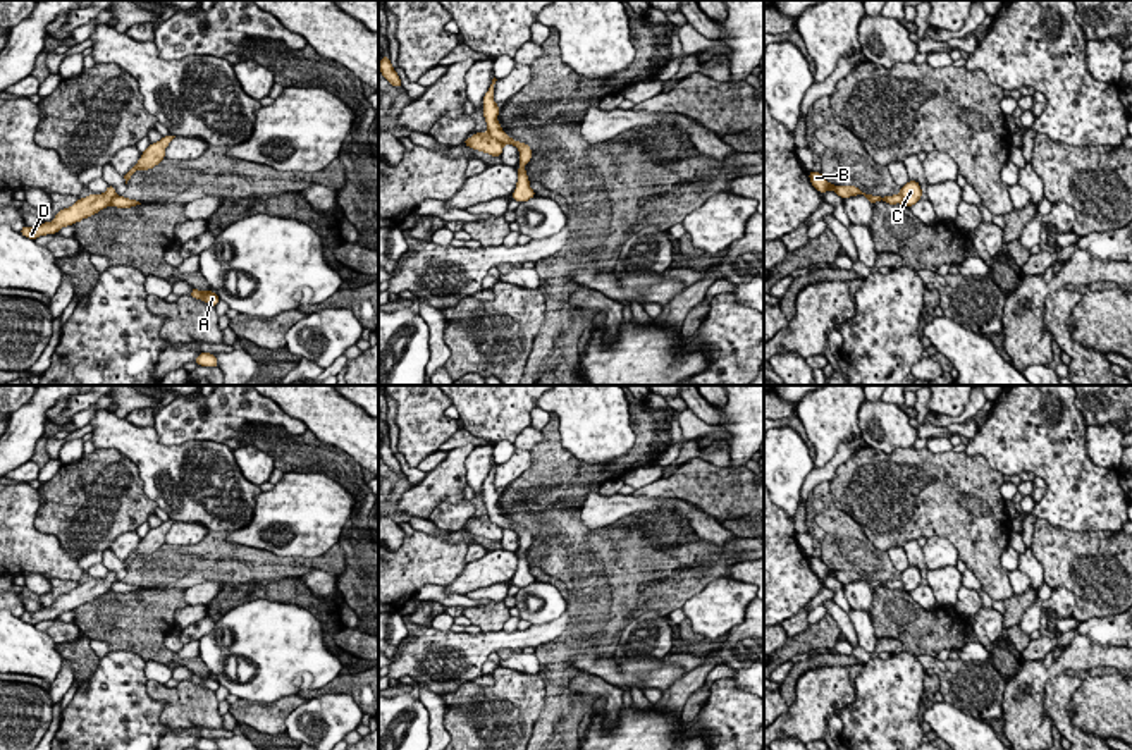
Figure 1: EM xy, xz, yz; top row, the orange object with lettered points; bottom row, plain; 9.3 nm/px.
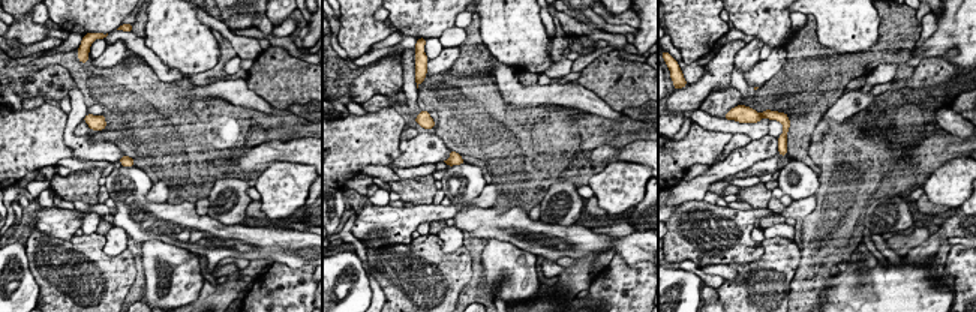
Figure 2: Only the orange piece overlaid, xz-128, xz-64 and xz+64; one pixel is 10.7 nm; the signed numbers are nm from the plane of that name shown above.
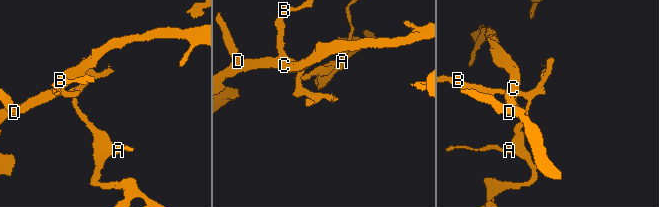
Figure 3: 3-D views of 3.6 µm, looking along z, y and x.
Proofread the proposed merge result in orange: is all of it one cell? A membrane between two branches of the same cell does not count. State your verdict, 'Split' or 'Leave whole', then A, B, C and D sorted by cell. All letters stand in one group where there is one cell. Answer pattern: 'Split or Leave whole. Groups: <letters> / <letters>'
Split. Groups: A B / C D

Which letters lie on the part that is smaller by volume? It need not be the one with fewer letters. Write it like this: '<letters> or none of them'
A, B

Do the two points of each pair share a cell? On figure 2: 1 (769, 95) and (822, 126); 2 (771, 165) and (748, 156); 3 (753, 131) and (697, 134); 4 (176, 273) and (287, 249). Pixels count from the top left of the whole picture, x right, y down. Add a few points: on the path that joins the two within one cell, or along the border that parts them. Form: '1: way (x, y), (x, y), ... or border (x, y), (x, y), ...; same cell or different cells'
1: border (840, 96), (808, 135); different cells
2: border (777, 152), (729, 177); different cells
3: border (694, 122), (708, 129), (732, 134); different cells
4: border (173, 245), (197, 255); different cells

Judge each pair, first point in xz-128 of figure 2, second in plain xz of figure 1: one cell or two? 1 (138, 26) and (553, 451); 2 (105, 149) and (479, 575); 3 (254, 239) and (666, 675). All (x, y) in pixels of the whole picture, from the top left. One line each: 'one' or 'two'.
1: one
2: one
3: one

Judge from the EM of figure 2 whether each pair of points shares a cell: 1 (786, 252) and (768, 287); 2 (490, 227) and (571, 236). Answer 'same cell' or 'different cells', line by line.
1: same cell
2: same cell

